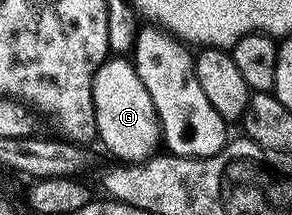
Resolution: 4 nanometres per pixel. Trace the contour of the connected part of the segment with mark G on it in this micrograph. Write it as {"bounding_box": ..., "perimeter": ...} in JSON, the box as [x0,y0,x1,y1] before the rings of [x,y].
{"bounding_box":[93,58,162,162],"perimeter":[[[106,58],[97,65],[93,76],[93,105],[96,139],[102,140],[106,150],[117,156],[113,158],[121,162],[140,162],[158,151],[162,143],[161,123],[157,120],[151,94],[147,94],[147,86],[143,86],[136,67],[128,59]]]}

